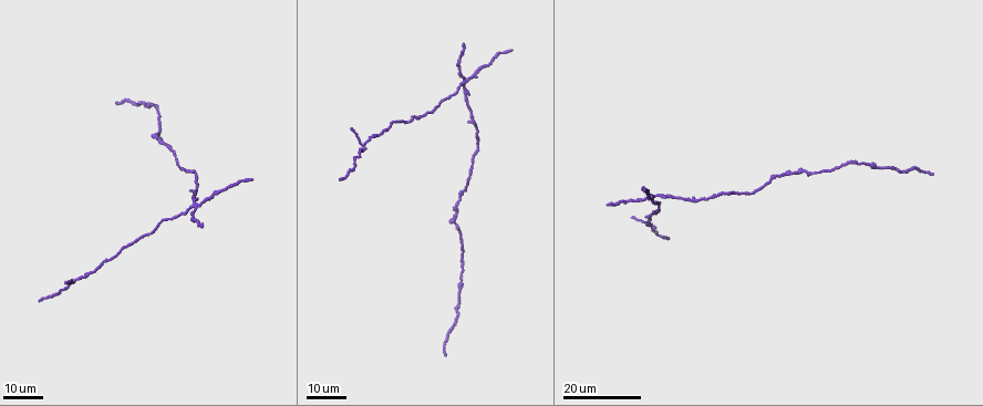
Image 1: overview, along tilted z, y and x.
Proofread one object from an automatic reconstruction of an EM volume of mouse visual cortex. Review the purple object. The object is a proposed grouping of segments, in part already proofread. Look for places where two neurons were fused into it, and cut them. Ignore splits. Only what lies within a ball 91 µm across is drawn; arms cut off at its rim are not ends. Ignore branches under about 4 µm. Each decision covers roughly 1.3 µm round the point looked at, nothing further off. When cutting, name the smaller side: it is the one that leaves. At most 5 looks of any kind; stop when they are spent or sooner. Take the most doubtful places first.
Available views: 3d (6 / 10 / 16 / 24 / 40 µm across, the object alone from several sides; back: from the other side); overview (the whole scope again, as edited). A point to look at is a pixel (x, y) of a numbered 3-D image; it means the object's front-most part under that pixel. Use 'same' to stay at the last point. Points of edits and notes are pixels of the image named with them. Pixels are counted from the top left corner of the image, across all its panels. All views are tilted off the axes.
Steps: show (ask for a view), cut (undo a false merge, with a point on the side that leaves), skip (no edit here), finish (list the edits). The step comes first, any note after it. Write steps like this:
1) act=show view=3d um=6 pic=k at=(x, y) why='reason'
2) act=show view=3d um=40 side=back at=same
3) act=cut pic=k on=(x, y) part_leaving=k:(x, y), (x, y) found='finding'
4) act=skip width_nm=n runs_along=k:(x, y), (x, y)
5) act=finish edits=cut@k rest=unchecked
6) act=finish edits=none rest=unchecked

act=show view=3d um=16 pic=1 at=(461, 83) why='four or more arms meet'

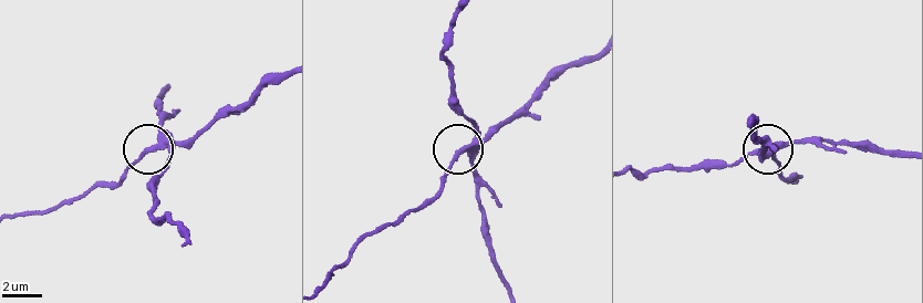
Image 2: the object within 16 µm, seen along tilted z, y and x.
act=show view=3d um=10 pic=2 at=(158, 144)

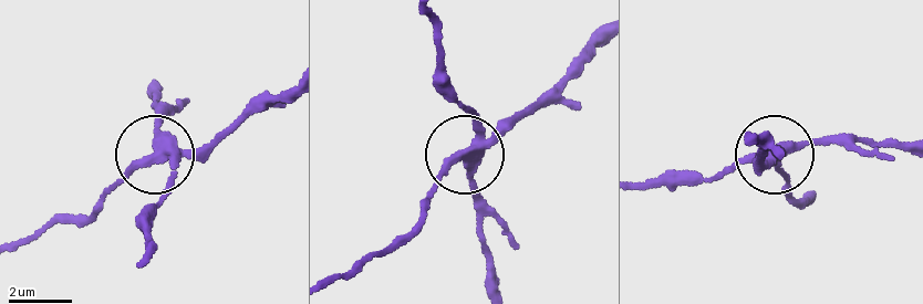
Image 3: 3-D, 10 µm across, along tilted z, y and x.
act=cut pic=3 on=(126, 169) arms=4 part_leaving=3:(161, 157), (121, 181), (93, 212), (18, 240) found='a second neuron is stuck on'

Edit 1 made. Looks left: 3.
act=show view=3d um=24 pic=1 at=(878, 166) why='calibre changes'

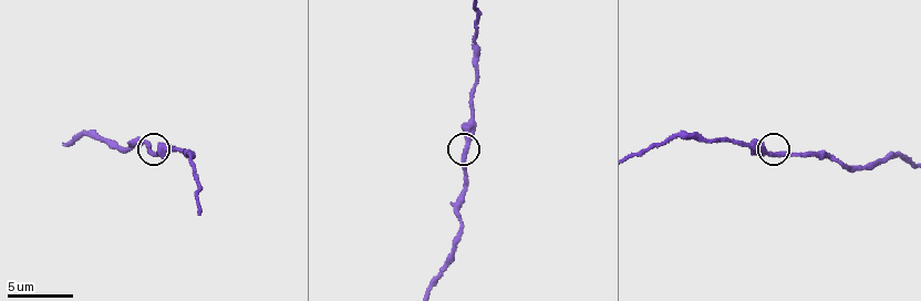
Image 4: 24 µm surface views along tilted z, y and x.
act=show view=3d um=6 pic=4 at=(467, 144)

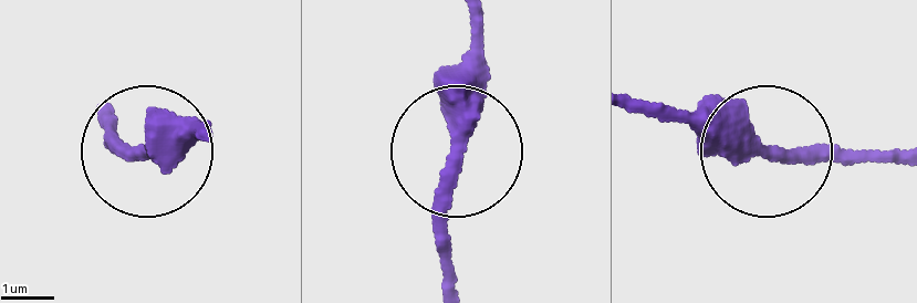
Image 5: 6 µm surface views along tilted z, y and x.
act=skip runs_along=5:(472, 17), (478, 108), (441, 279) found='one neuron here'

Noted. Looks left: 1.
act=finish edits=cut@3 rest=unchecked

